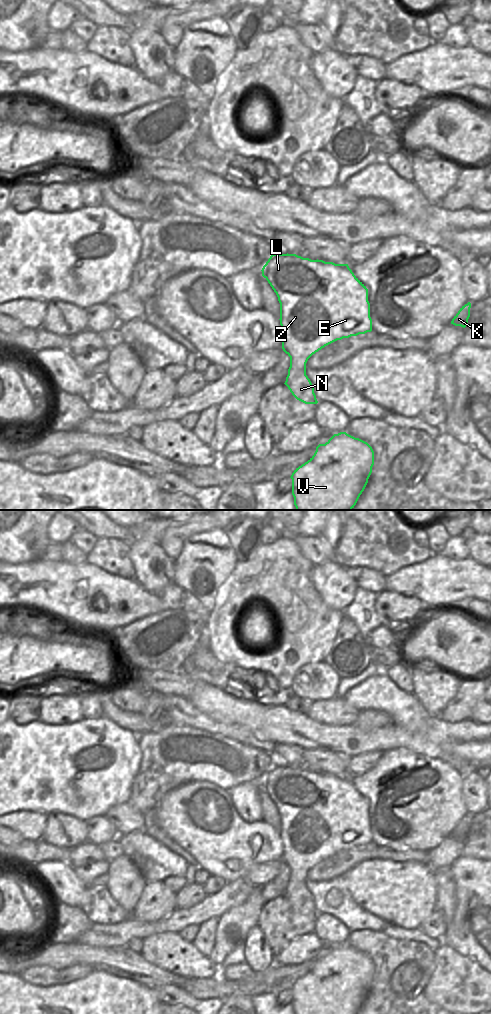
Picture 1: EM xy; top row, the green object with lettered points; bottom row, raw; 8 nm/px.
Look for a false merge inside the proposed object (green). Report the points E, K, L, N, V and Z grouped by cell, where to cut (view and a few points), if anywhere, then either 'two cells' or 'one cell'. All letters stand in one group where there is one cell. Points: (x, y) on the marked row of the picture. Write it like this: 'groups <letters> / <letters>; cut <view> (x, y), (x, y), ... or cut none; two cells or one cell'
groups E K L N V Z; cut none; one cell

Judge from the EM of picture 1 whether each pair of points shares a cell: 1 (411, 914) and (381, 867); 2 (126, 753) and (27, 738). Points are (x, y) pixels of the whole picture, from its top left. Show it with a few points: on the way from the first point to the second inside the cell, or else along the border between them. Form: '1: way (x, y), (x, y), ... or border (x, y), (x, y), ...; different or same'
1: way (406, 902), (383, 879); same
2: way (107, 726), (88, 724), (74, 737), (54, 738); same

